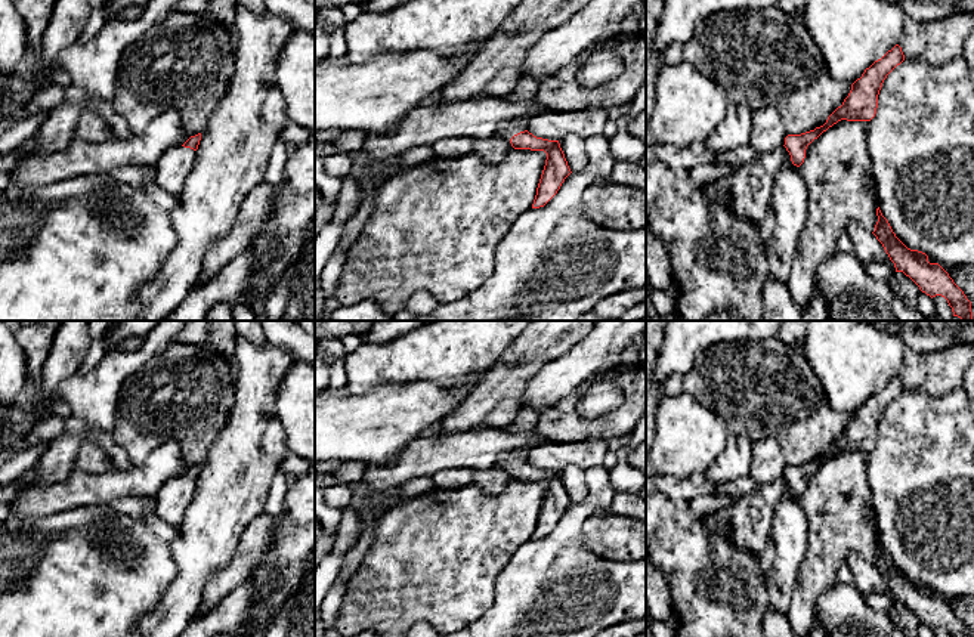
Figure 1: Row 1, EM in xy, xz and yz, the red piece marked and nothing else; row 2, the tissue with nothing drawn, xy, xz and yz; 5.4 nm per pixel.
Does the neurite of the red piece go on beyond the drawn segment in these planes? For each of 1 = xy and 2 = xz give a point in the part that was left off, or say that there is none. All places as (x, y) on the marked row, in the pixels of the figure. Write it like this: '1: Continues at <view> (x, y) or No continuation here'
1: Continues at xy (173, 167)
2: Continues at xz (507, 130)

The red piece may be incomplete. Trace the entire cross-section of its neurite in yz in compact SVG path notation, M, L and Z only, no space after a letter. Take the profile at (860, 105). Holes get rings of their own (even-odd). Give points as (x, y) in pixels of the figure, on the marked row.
M896 44L851 84L842 105L828 117L823 126L801 134L788 134L782 148L758 154L732 176L705 185L704 192L718 202L727 202L742 219L760 223L770 207L773 182L780 170L788 163L800 167L807 146L838 121L871 121L876 114L884 80L903 61L902 47Z

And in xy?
M201 133L191 136L182 146L173 146L158 160L157 183L168 194L182 192L195 160Z

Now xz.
M508 121L497 134L511 143L514 149L544 151L545 166L537 188L532 208L544 207L560 189L565 179L572 173L559 140L537 137L528 132L528 121Z

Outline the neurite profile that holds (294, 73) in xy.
M294 31L287 38L269 83L282 93L288 121L315 136L315 35Z

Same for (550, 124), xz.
M545 111L528 120L528 132L537 137L560 140L573 133L582 139L603 134L609 121L607 111Z

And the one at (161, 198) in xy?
M146 179L140 186L148 198L161 210L171 211L180 205L179 195L164 191L155 179Z

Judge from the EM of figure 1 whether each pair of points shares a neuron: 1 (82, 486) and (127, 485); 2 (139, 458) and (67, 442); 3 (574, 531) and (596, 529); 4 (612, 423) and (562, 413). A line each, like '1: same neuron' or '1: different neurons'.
1: same neuron
2: different neurons
3: different neurons
4: same neuron

